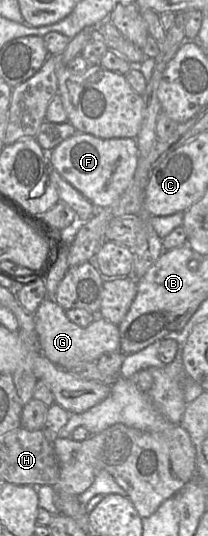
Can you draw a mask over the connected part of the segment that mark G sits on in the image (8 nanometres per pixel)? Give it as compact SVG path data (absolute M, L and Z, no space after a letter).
M45 298L34 313L36 332L41 352L61 368L70 368L81 363L97 362L105 353L121 352L118 325L98 317L87 327L73 323L54 299Z

